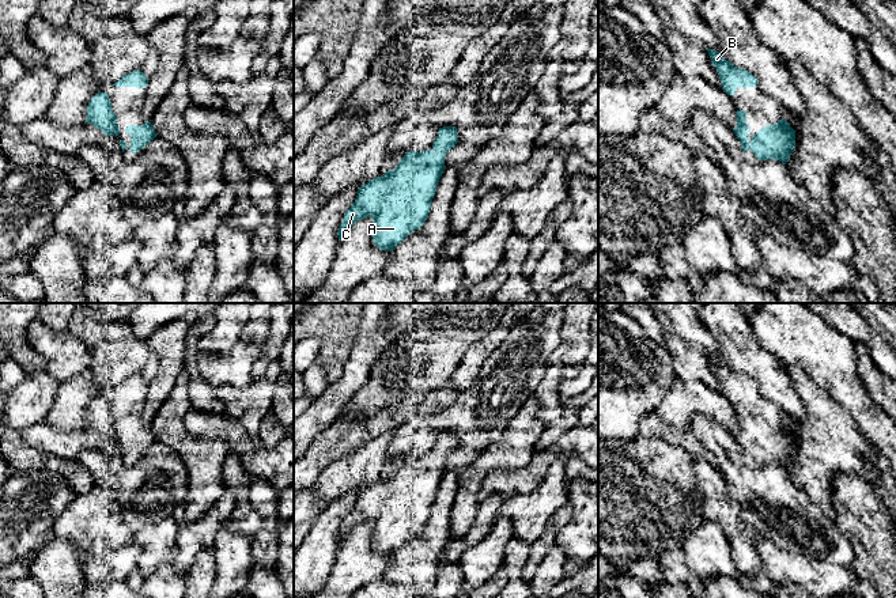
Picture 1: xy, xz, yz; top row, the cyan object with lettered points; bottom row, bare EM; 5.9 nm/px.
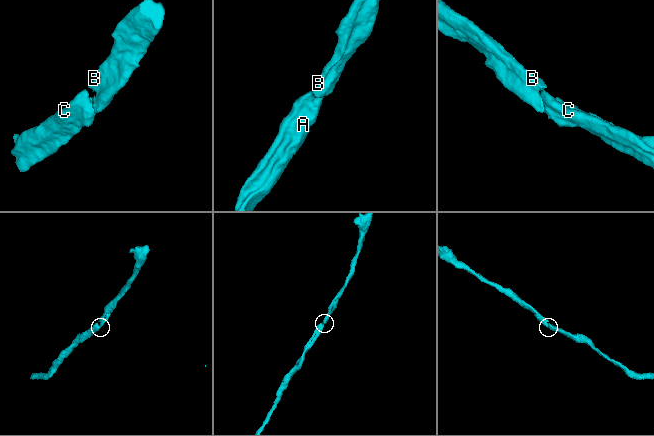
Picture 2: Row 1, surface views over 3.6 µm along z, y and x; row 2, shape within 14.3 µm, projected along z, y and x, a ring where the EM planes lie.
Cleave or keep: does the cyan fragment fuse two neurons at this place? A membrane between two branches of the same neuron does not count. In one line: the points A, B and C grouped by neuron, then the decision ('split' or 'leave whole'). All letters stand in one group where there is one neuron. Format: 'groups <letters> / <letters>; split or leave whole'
groups A B C; leave whole

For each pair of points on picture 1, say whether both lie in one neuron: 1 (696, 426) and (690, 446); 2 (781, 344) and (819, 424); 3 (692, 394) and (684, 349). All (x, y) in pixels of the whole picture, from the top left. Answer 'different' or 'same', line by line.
1: different
2: different
3: different

